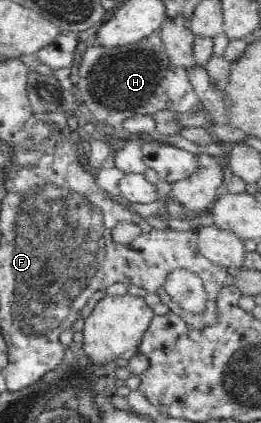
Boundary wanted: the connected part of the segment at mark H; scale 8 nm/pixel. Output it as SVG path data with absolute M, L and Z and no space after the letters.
M161 29L138 43L114 47L102 44L91 46L83 57L79 66L79 78L87 79L92 97L108 109L153 117L163 110L171 110L177 115L201 110L199 96L190 82L187 70L175 67L169 60L162 43Z

